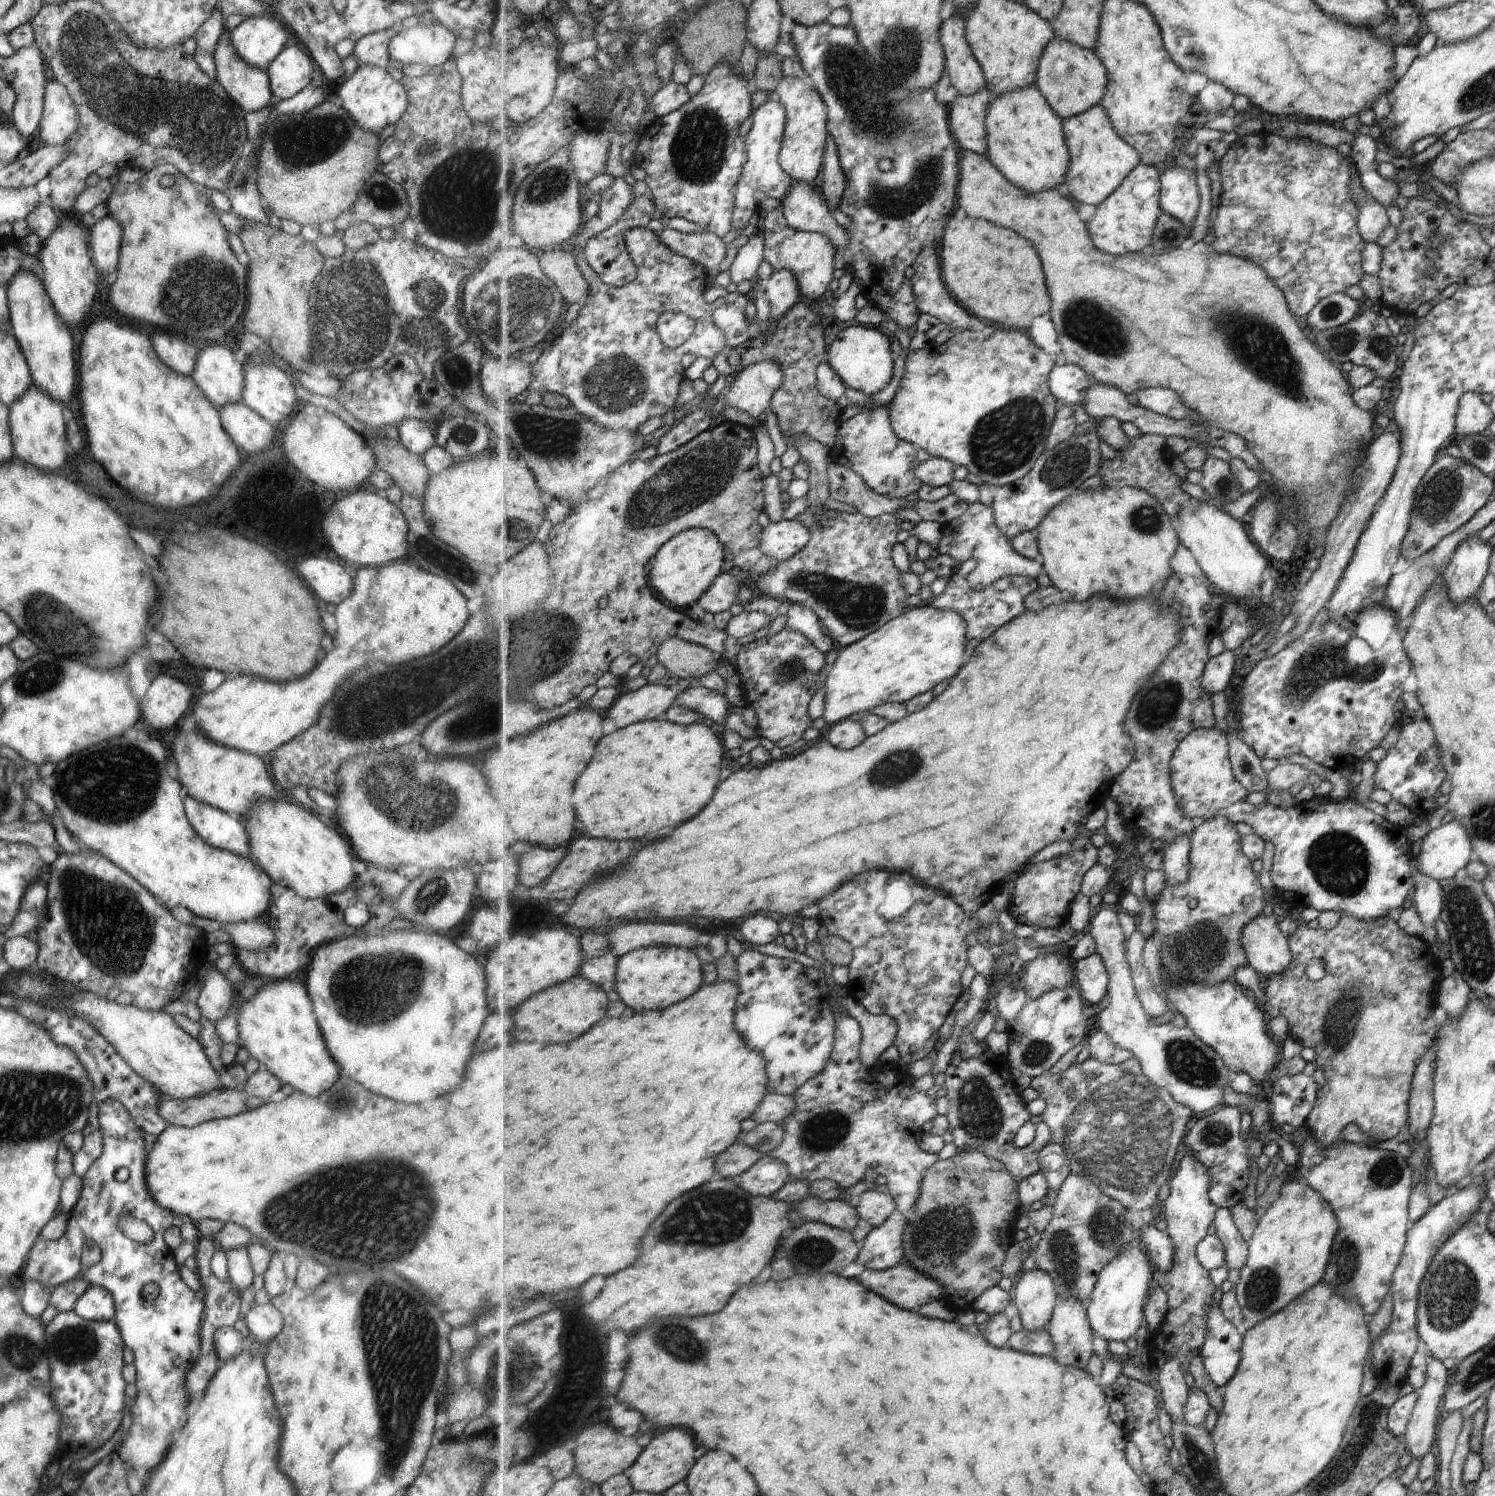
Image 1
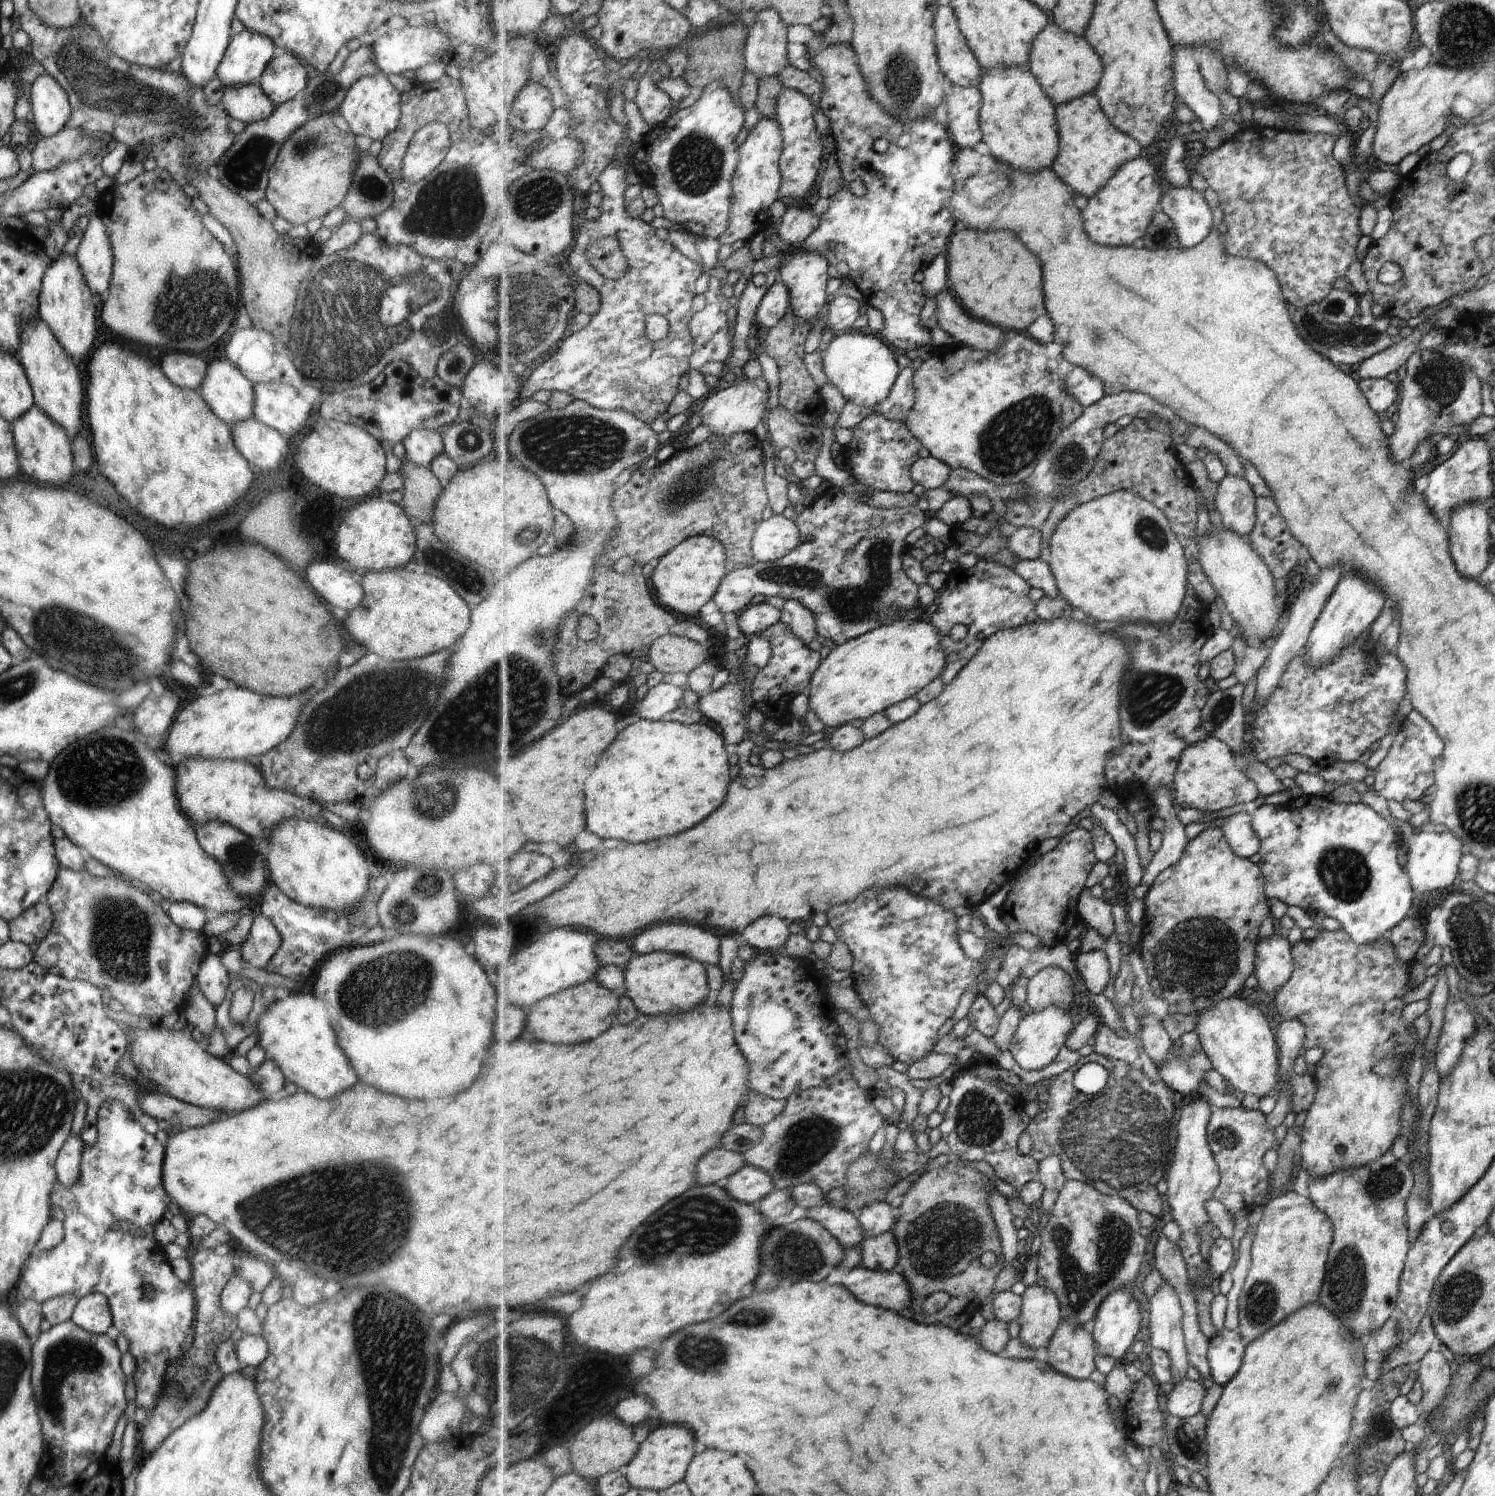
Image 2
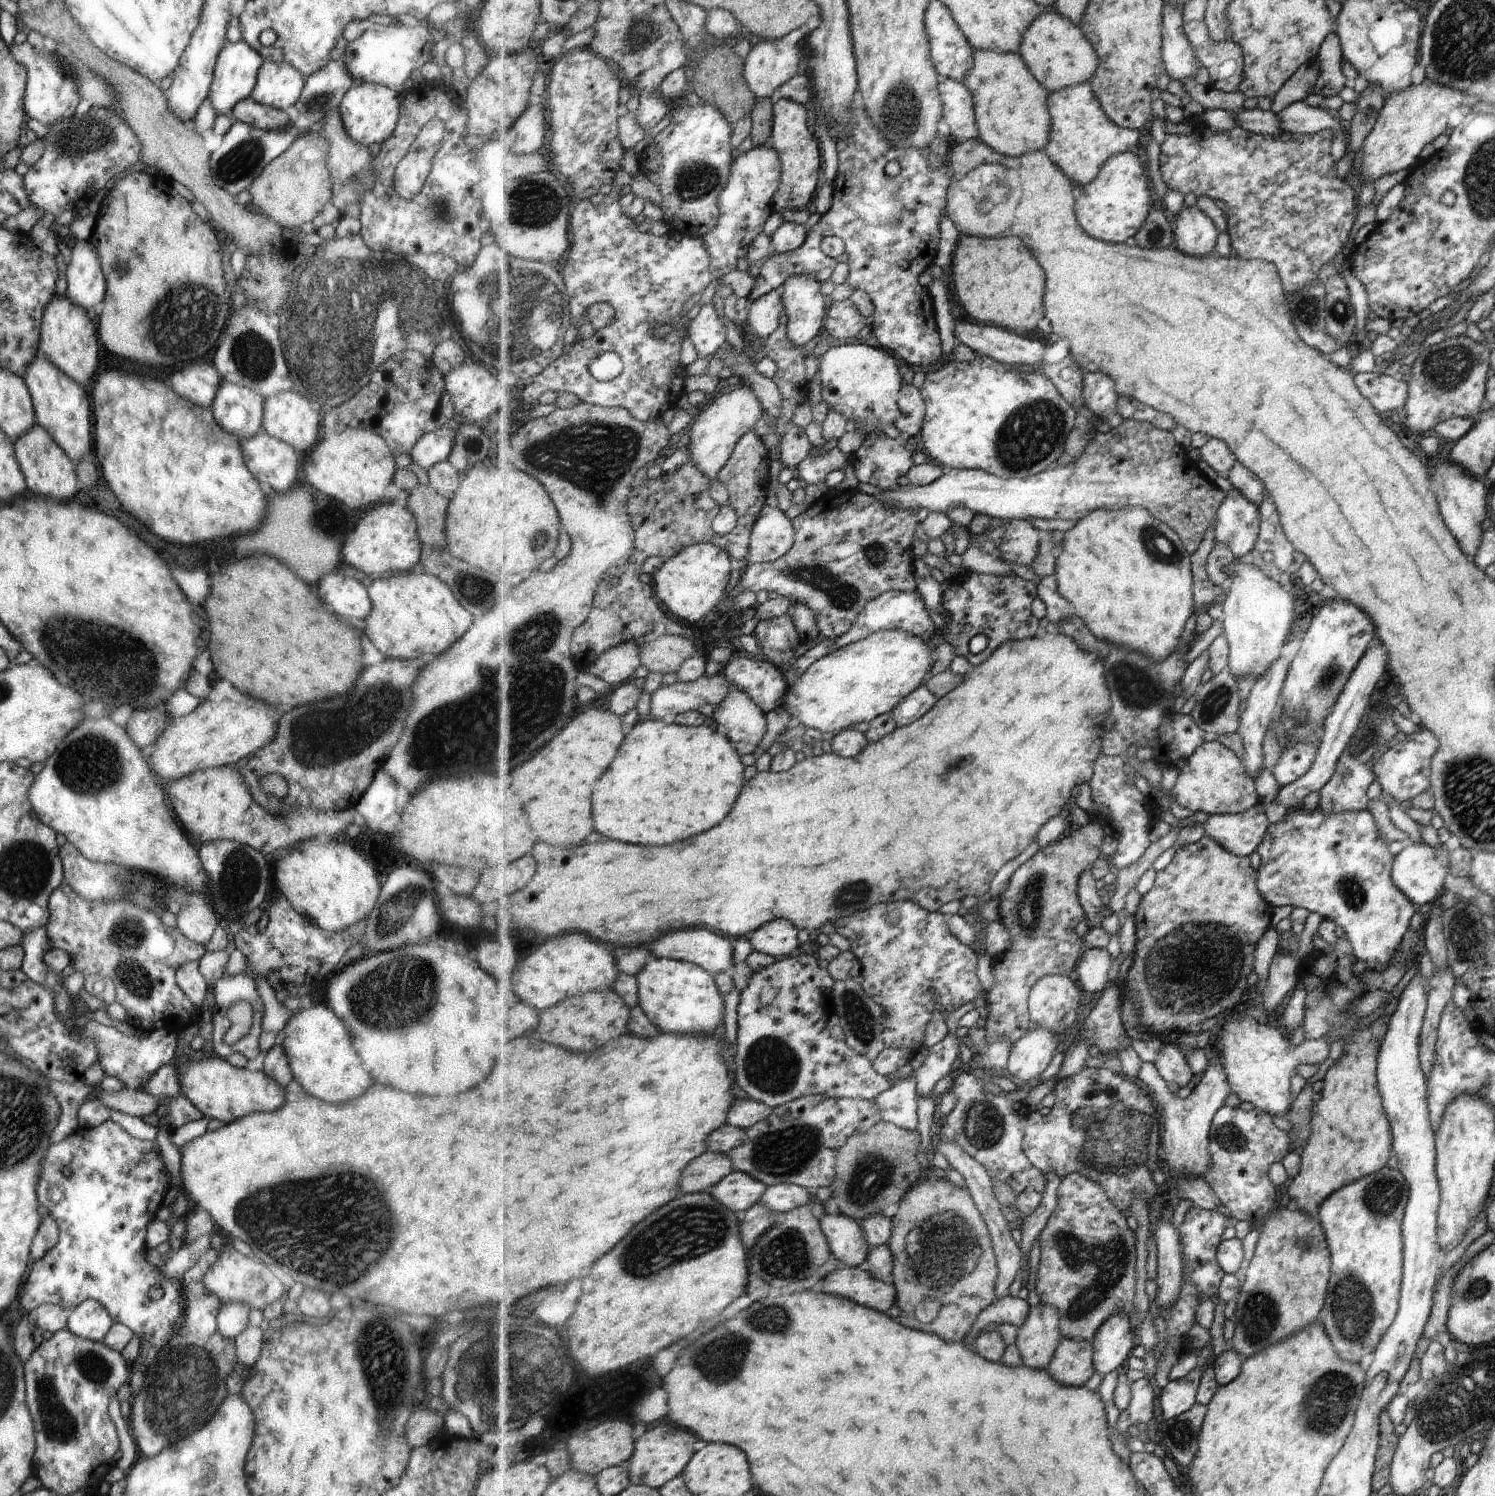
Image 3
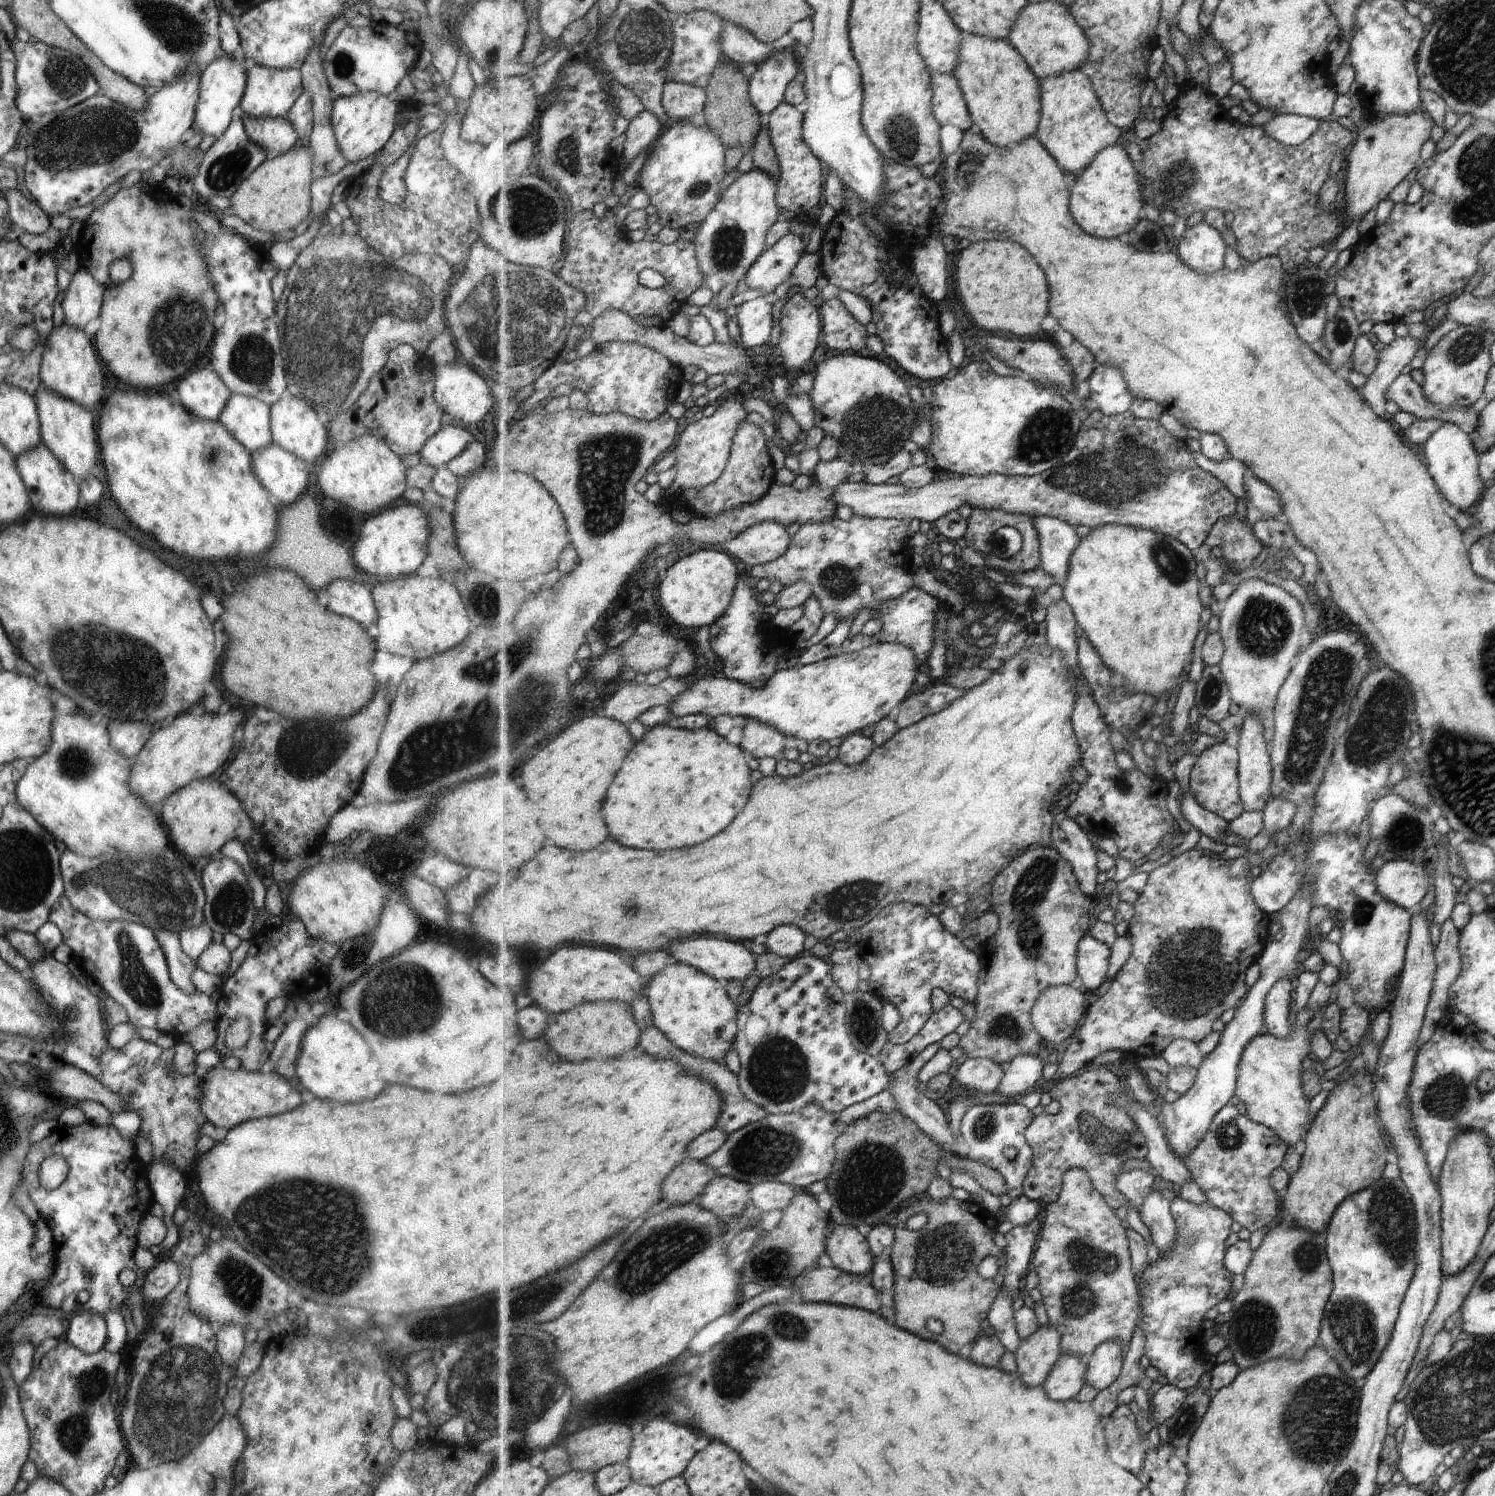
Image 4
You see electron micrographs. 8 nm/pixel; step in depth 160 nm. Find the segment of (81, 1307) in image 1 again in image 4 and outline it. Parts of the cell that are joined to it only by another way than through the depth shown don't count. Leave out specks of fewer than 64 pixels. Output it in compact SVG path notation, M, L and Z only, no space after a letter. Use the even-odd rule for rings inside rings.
M94 1311L74 1313L64 1338L79 1351L95 1353L103 1348L107 1339L105 1316Z

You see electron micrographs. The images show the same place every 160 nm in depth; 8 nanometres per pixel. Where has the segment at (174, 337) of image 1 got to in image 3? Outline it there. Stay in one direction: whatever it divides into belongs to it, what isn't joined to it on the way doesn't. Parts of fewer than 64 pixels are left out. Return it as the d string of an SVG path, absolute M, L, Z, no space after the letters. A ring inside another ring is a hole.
M203 361L192 362L170 376L174 392L195 405L212 408L215 392L222 382L220 373Z

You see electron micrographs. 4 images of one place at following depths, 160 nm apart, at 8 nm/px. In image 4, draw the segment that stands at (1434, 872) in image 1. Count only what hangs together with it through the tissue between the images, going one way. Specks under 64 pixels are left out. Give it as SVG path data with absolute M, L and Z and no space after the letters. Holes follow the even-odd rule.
M1402 859L1384 862L1377 870L1376 884L1378 892L1385 896L1386 900L1406 908L1407 911L1415 910L1422 902L1422 898L1426 896L1430 884L1432 884L1428 873L1424 869L1425 867L1422 862L1416 864L1414 861Z

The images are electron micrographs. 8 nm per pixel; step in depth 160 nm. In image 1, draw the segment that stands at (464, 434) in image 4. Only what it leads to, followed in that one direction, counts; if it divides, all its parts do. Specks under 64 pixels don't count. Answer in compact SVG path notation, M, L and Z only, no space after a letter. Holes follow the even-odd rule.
M404 420L399 426L399 433L399 442L412 454L422 456L428 448L437 444L431 425L423 420Z

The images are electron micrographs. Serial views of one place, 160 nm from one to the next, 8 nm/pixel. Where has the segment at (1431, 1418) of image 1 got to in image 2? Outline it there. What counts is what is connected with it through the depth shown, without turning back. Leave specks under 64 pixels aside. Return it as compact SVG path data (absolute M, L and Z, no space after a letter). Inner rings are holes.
M1429 1351L1417 1364L1418 1385L1422 1391L1418 1408L1422 1410L1422 1418L1430 1418L1430 1414L1440 1406L1444 1394L1450 1384L1451 1373L1449 1363L1441 1352Z

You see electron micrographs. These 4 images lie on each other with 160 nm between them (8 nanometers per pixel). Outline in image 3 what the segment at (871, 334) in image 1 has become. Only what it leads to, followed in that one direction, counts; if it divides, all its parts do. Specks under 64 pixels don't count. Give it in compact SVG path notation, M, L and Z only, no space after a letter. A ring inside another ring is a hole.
M842 344L832 347L822 356L821 377L824 383L824 398L832 411L844 413L851 421L851 428L860 429L864 440L874 433L886 437L887 426L895 424L901 415L898 402L904 378L898 366L897 356L882 346L866 344Z

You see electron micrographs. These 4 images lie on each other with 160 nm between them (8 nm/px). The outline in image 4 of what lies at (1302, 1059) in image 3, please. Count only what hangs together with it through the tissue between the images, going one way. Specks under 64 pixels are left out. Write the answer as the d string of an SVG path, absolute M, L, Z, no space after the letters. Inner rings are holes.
M1307 1007L1300 1010L1294 1030L1286 1038L1270 1032L1258 1035L1247 1046L1241 1062L1237 1096L1248 1106L1250 1117L1273 1128L1288 1146L1302 1142L1314 1118L1309 1114L1310 1101L1304 1096L1300 1080L1300 1074L1304 1074L1302 1058L1312 1052L1312 1038L1308 1034L1308 1026L1314 1018L1313 1013Z

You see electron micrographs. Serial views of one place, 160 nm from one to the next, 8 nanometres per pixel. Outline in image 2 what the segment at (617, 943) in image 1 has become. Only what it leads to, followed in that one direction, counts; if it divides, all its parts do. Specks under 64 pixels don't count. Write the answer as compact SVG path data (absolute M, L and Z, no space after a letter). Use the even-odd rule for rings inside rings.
M660 924L644 930L642 934L628 941L639 954L670 952L694 958L706 966L720 966L722 939L702 926Z

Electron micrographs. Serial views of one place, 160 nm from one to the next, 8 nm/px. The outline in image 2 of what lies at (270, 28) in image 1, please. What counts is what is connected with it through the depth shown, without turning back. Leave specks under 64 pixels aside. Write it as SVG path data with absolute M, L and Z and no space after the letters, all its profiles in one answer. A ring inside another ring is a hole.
M244 29L231 38L217 73L221 88L258 83L276 50L272 38Z

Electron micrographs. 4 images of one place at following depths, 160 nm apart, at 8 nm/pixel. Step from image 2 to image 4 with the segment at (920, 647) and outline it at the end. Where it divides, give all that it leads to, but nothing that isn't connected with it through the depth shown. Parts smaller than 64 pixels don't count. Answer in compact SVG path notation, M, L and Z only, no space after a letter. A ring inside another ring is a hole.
M899 642L878 643L855 653L843 652L837 657L803 665L801 668L782 669L761 689L752 688L722 673L709 674L694 683L693 687L688 687L682 696L677 696L669 707L674 717L689 714L752 717L771 724L788 736L803 738L808 743L818 738L834 740L834 738L846 738L858 730L876 726L884 719L894 717L897 708L909 698L912 688L916 686L918 667L917 652L914 652L913 648Z

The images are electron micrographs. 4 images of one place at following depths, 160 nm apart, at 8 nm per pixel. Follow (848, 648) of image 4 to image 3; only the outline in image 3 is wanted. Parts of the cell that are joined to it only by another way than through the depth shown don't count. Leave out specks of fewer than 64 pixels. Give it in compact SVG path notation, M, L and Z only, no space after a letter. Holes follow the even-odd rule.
M919 590L914 592L894 591L886 593L873 600L865 608L865 611L861 614L861 618L857 620L856 626L844 636L840 645L850 646L883 630L903 630L921 636L928 642L932 640L934 630L937 629L934 622L932 622L932 616L930 616L928 610L929 606Z

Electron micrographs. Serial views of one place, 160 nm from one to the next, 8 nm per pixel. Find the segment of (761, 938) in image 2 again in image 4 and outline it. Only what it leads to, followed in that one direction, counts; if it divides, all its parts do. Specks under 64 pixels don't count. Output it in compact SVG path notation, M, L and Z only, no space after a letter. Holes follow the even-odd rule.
M782 926L767 936L766 946L770 953L795 959L807 953L808 933L798 926Z

